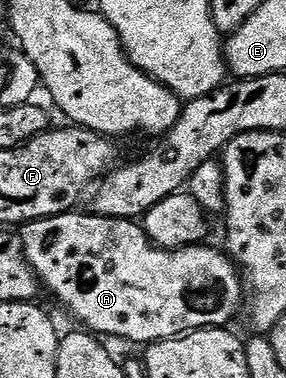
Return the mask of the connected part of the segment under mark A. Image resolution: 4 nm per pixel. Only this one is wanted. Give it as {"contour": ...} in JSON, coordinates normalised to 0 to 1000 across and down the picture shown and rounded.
{"contour":[[[241,558],[206,563],[196,574],[164,574],[143,585],[94,587],[66,608],[63,635],[73,656],[84,659],[84,683],[108,701],[129,733],[140,738],[143,757],[168,765],[283,849],[297,873],[346,886],[353,894],[423,892],[434,902],[465,902],[486,918],[514,918],[545,902],[587,902],[601,892],[622,892],[650,881],[668,881],[678,870],[724,870],[731,865],[783,865],[801,857],[797,847],[829,836],[846,804],[846,733],[832,720],[815,688],[794,667],[755,659],[710,659],[710,646],[689,643],[640,659],[566,659],[552,648],[531,646],[514,616],[503,614],[500,593],[441,574],[346,574],[343,566],[297,558]]]}

